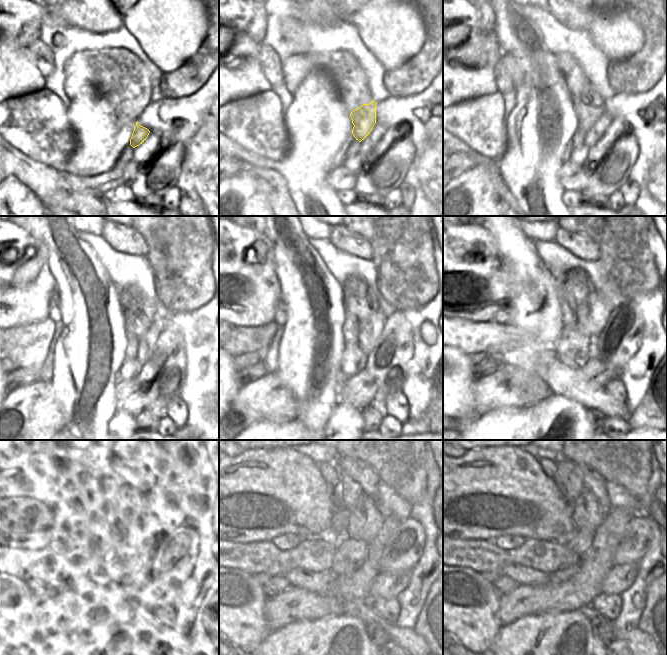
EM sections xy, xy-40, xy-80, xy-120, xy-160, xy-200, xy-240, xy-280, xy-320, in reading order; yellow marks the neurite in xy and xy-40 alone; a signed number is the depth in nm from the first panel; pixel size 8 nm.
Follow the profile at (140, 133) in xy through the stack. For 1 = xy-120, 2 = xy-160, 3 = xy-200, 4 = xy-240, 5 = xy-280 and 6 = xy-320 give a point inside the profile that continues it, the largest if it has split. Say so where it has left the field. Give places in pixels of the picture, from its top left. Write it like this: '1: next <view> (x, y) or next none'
1: next xy-120 (139, 312)
2: next xy-160 (356, 293)
3: next xy-200 (577, 284)
4: next xy-240 (131, 502)
5: next xy-280 (352, 493)
6: next xy-320 (570, 473)

